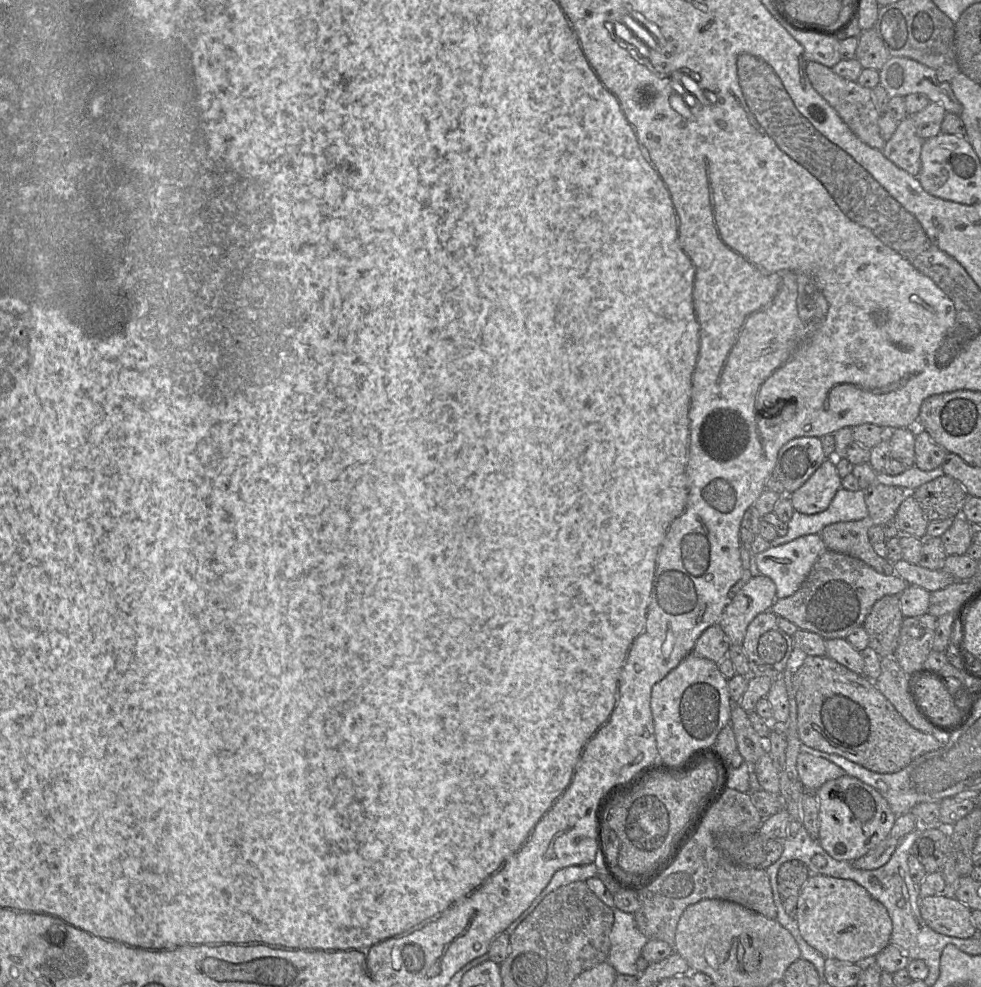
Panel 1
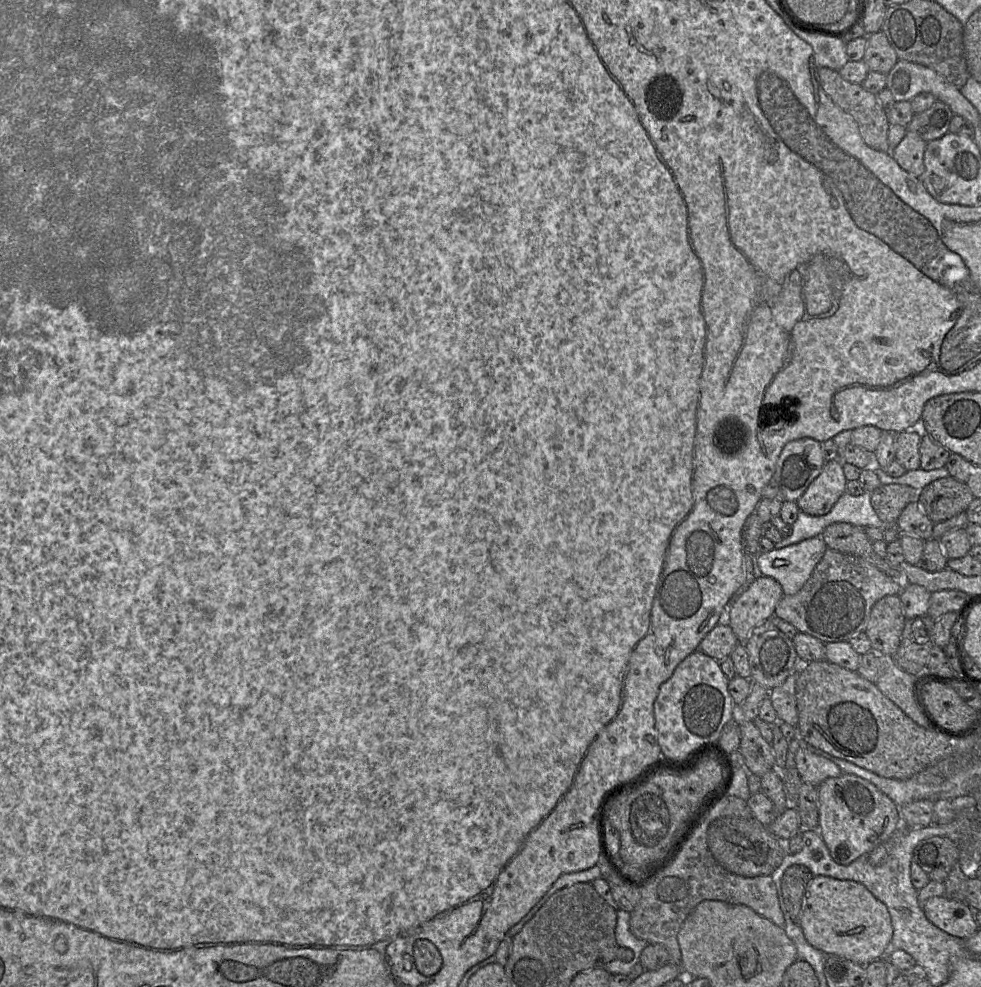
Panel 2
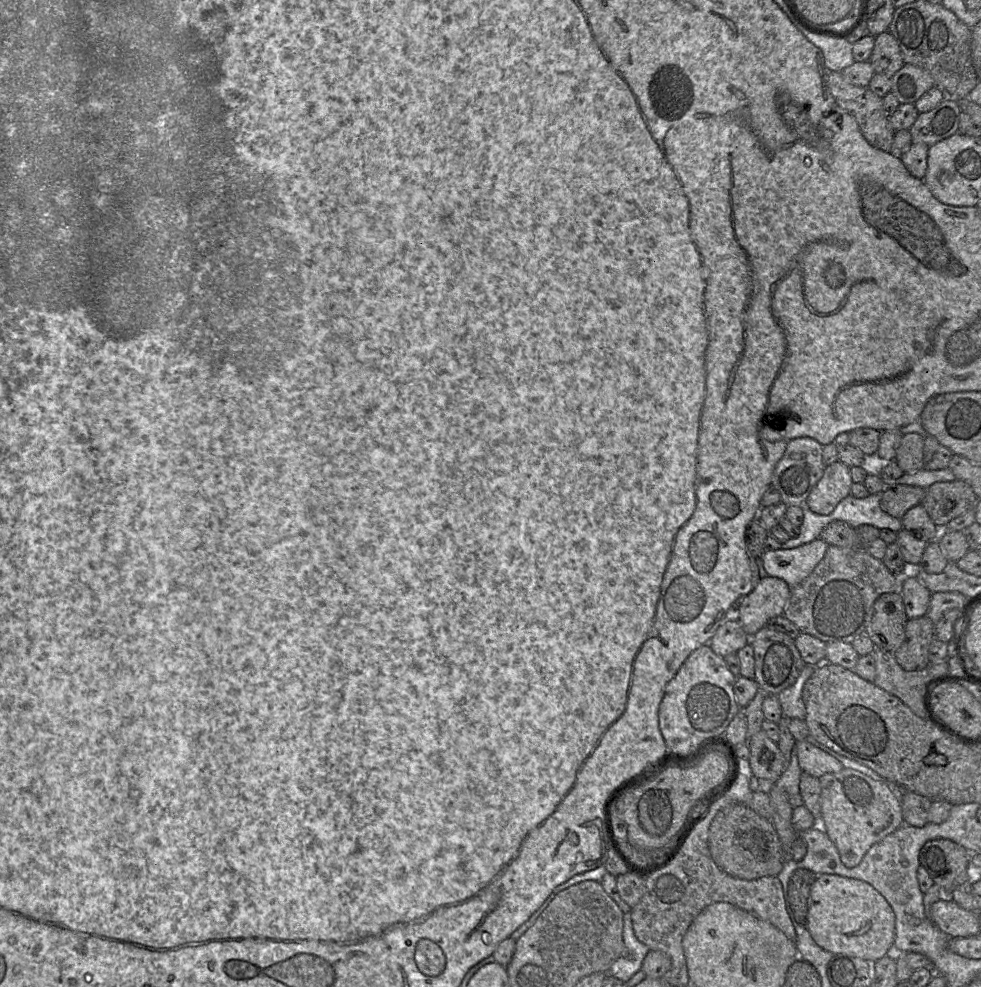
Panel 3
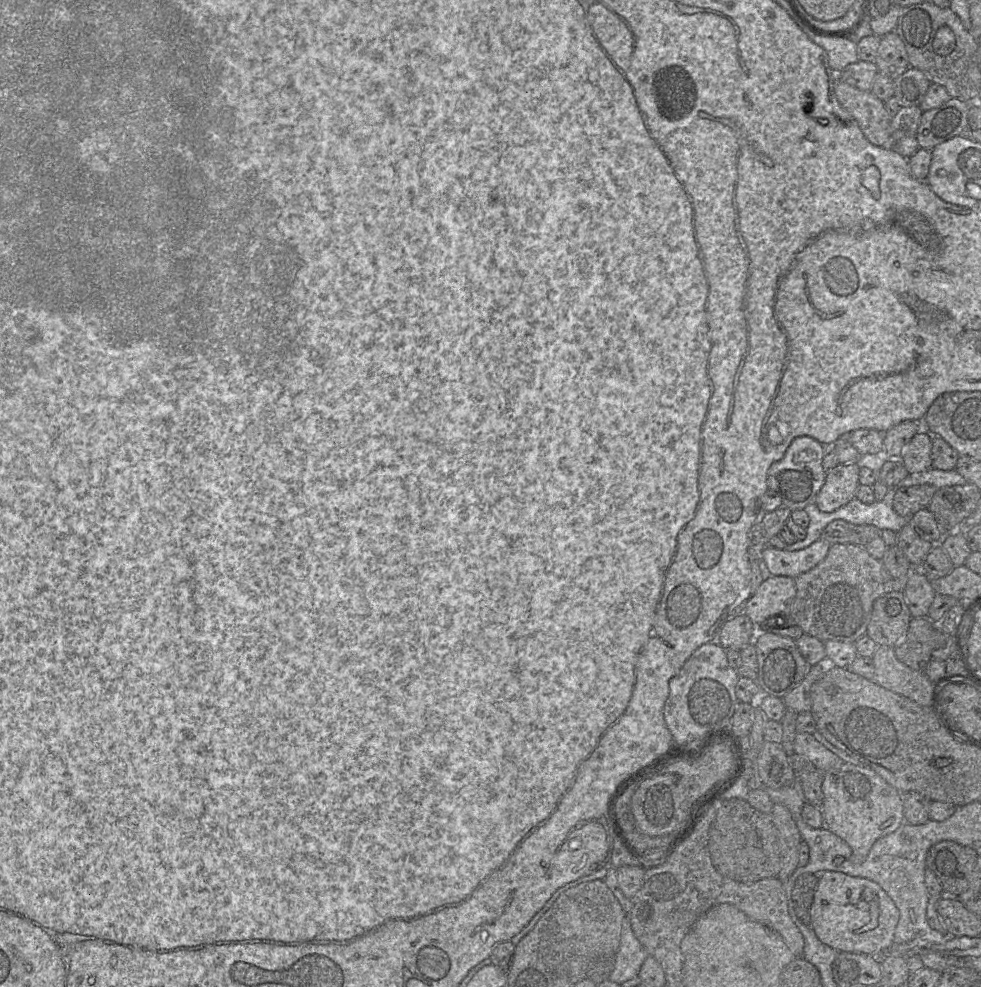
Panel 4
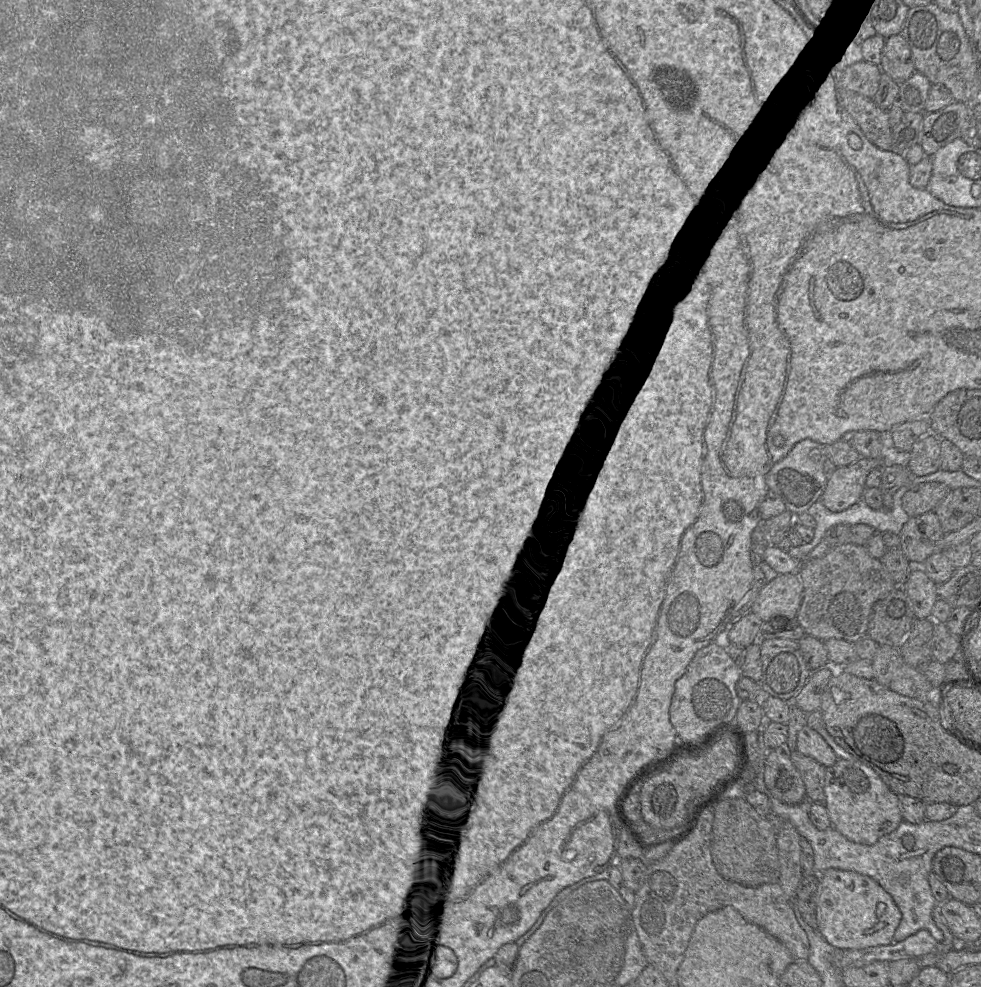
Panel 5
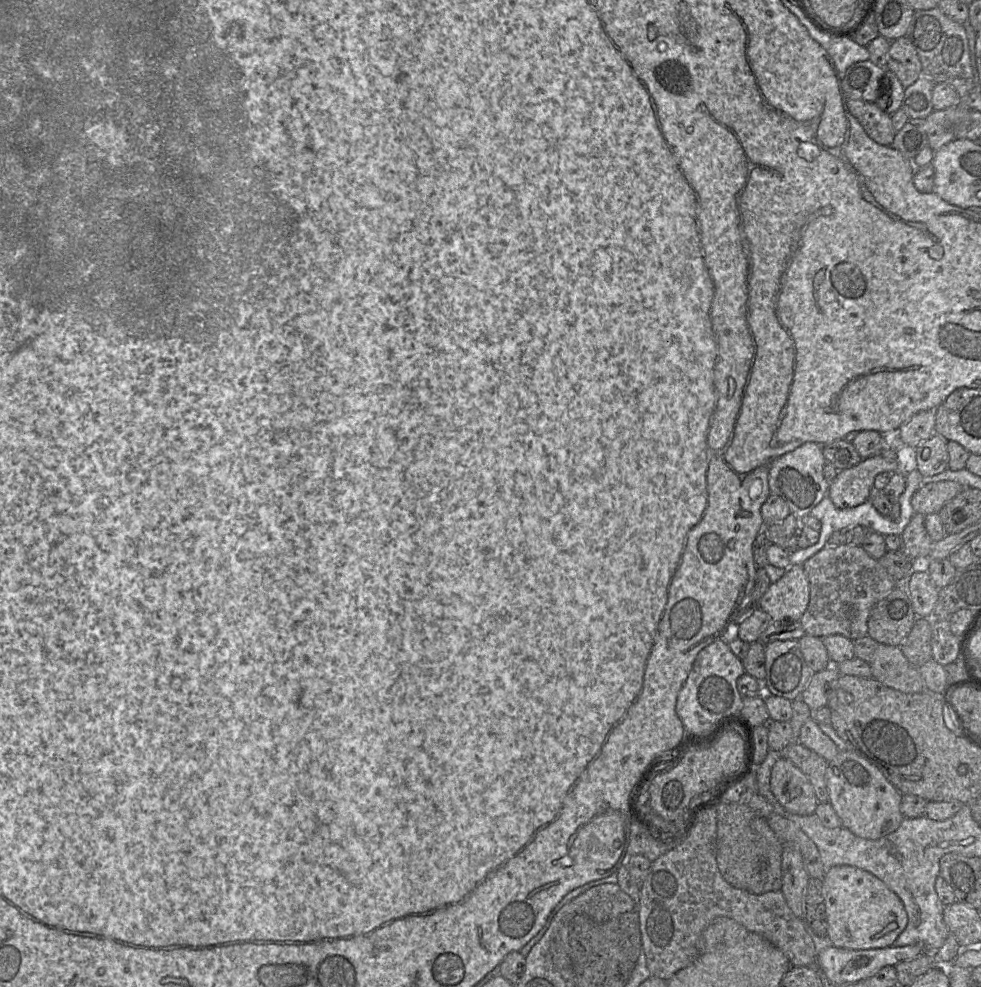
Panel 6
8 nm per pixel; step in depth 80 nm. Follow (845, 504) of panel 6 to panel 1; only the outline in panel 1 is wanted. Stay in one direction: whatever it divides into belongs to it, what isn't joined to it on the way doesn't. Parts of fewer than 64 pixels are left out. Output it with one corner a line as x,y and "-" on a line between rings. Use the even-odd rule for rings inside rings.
827,458
802,486
789,495
789,499
794,511
815,514
828,508
841,487
835,458

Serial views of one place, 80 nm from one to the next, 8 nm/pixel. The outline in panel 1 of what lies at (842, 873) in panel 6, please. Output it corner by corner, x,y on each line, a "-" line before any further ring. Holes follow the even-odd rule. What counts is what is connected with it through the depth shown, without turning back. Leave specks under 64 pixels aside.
811,875
799,896
796,921
802,938
825,958
864,964
890,944
892,922
886,908
852,880

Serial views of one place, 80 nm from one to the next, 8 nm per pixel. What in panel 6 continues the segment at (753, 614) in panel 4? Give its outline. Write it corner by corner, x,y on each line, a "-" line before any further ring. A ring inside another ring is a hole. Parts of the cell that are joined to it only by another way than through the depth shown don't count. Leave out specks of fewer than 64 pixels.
791,565
784,575
771,583
757,606
772,620
802,617
809,603
809,581
803,565

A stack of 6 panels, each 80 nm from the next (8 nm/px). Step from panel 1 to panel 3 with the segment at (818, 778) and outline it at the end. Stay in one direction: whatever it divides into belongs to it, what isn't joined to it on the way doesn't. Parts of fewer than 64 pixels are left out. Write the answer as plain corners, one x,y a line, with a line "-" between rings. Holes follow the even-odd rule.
806,740
796,741
796,749
798,764
802,772
816,778
826,773
838,773
844,768
837,759

